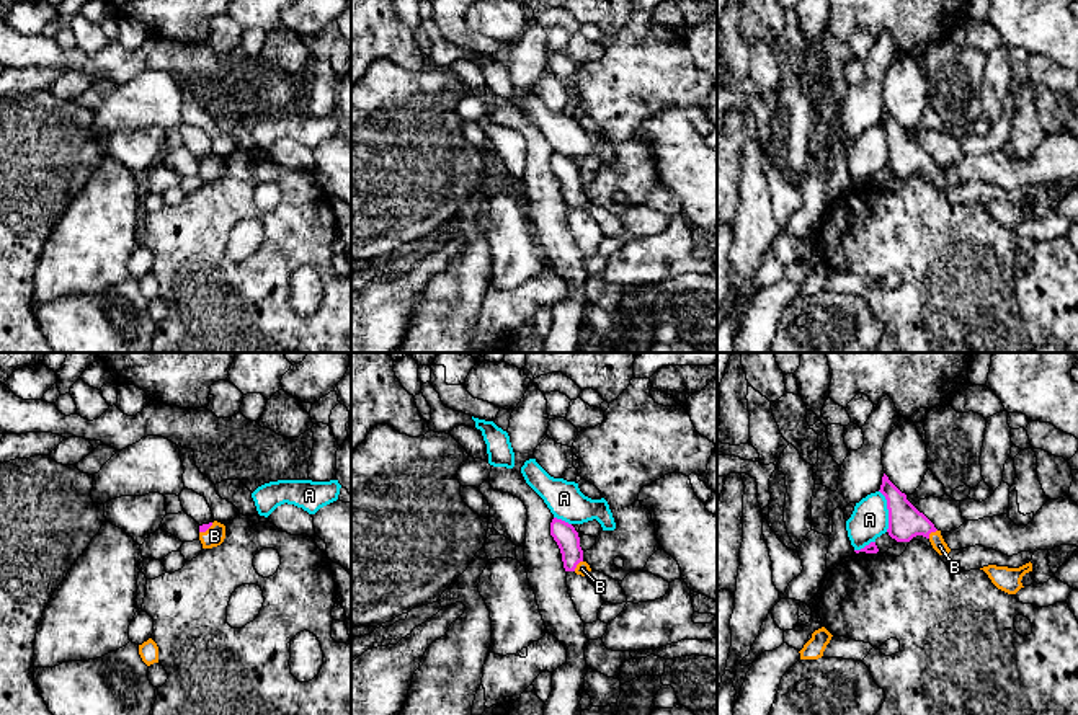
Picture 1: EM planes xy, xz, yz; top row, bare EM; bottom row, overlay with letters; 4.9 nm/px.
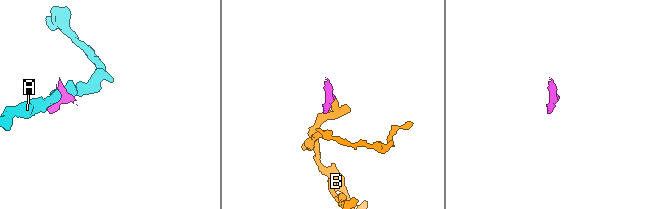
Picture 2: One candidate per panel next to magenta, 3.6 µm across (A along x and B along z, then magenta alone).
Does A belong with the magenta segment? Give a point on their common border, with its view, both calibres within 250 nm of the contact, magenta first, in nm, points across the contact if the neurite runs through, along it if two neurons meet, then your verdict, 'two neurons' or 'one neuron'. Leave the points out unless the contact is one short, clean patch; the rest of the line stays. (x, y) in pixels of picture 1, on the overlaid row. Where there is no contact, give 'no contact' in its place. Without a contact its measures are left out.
yz (889, 511) | 170/190 nm | along yz (879, 490), (886, 500), (887, 531) | two neurons

